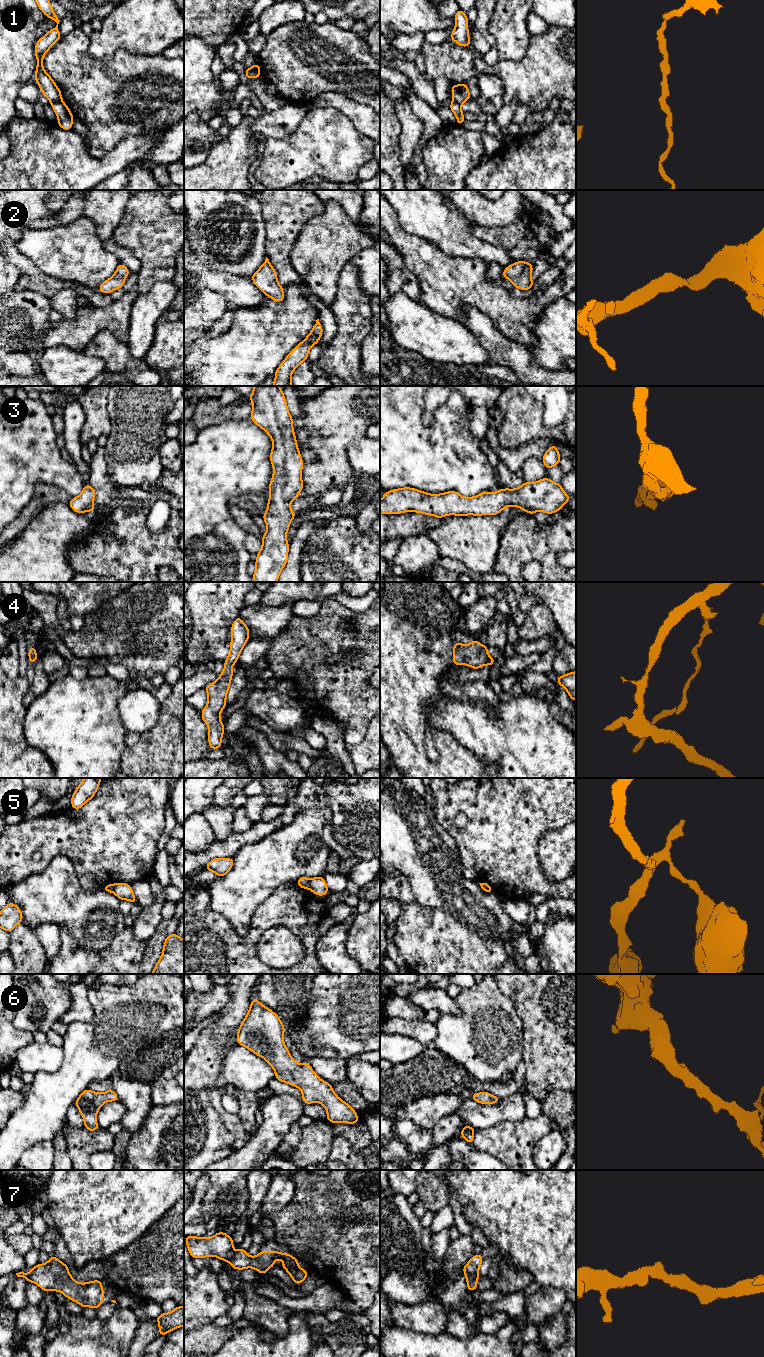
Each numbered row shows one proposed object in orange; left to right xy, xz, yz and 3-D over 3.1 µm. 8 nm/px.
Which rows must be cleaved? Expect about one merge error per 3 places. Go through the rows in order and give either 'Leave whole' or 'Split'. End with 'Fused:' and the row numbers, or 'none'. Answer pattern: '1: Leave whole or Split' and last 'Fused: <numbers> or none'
1: Split
2: Leave whole
3: Leave whole
4: Leave whole
5: Split
6: Leave whole
7: Leave whole
Fused: 1, 5

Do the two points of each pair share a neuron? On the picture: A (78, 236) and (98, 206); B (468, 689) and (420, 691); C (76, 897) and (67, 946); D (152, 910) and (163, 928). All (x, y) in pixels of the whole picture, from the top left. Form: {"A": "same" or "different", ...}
{"A": "different", "B": "different", "C": "different", "D": "different"}

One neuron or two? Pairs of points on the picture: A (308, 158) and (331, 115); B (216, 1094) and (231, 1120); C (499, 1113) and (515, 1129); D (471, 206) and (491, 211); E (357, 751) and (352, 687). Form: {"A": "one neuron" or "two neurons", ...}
{"A": "one neuron", "B": "one neuron", "C": "two neurons", "D": "one neuron", "E": "two neurons"}

